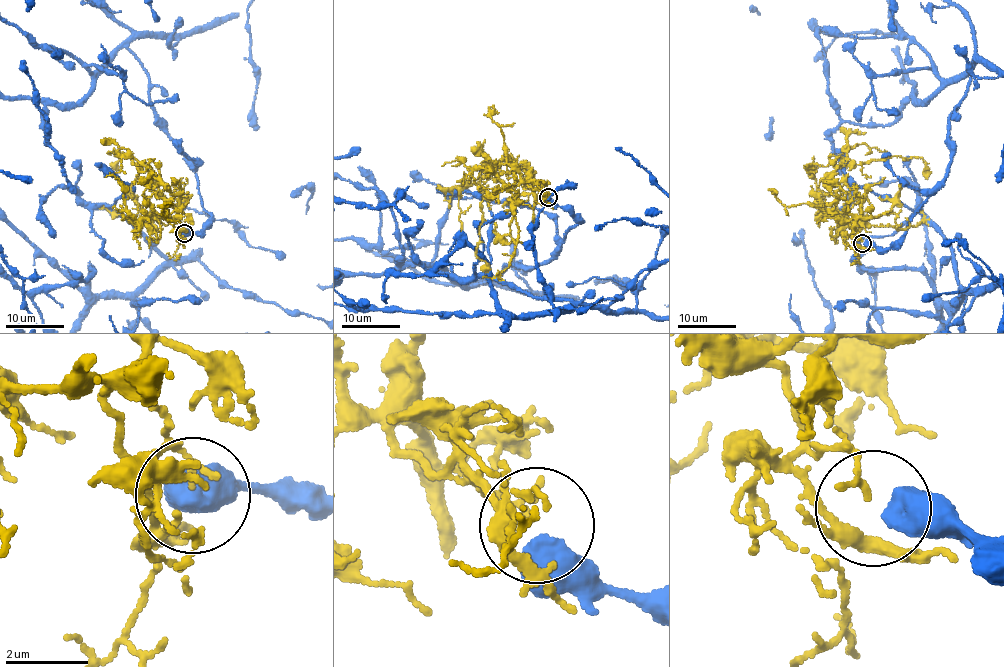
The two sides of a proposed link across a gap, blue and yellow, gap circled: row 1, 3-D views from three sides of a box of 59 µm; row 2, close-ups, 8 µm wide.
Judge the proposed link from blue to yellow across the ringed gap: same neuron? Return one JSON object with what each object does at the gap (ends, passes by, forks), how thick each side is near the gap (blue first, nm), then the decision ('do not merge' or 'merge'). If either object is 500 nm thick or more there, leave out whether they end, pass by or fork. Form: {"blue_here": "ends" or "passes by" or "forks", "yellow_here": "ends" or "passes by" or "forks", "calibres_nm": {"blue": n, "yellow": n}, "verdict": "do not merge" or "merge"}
{"calibres_nm": {"blue": 700, "yellow": 160}, "verdict": "do not merge"}

